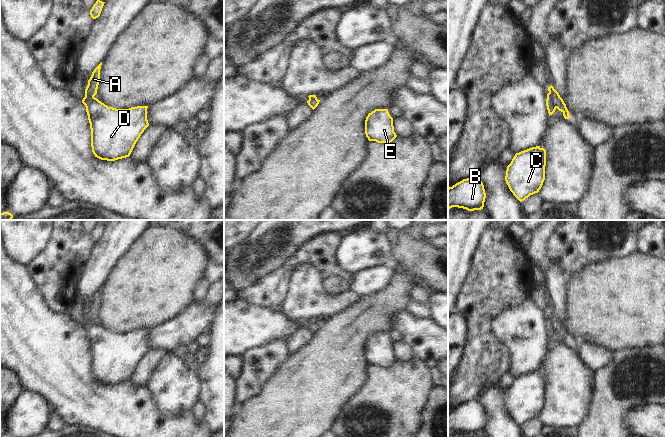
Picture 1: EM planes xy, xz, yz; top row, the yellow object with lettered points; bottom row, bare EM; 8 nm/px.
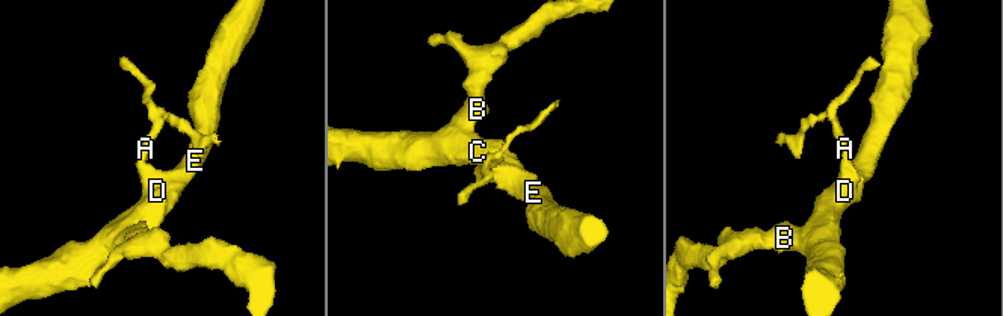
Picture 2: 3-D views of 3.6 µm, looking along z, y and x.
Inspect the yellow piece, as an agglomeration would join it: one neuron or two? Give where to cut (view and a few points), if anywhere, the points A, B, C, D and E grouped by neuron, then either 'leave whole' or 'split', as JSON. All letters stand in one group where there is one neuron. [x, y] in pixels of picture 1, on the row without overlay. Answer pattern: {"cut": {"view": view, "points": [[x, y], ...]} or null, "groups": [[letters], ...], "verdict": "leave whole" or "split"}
{"cut": {"view": "yz", "points": [[548, 317], [556, 331]]}, "groups": [["A"], ["B", "C", "D", "E"]], "verdict": "split"}

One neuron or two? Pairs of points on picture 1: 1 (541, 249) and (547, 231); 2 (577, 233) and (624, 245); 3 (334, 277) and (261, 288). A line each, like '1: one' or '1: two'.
1: one
2: one
3: one

